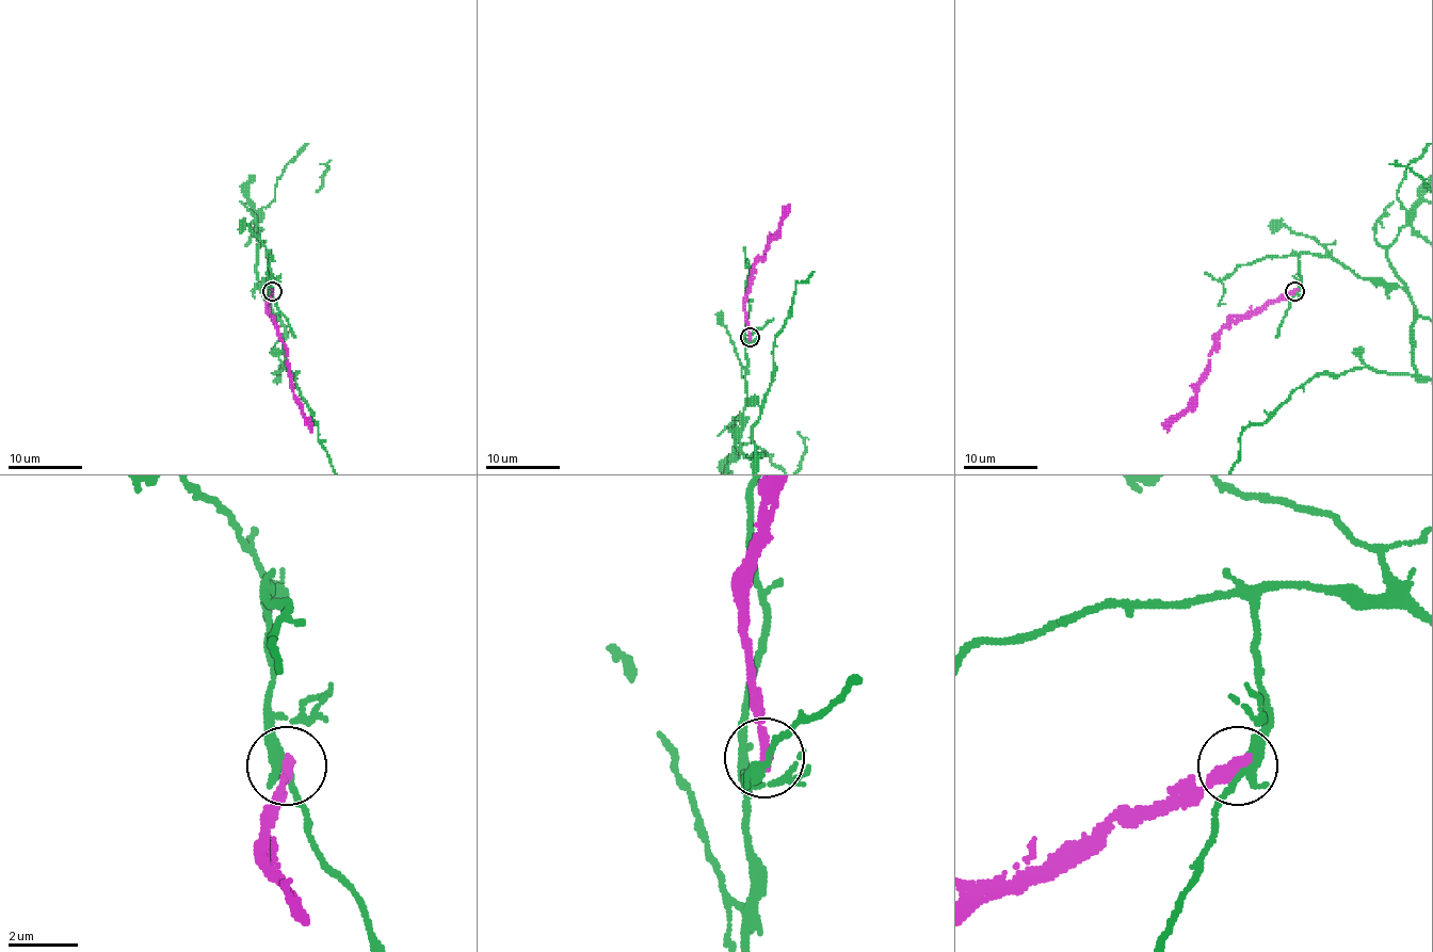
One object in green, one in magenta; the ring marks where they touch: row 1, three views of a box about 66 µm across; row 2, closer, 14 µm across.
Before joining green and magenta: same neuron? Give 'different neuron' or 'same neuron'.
different neuron

